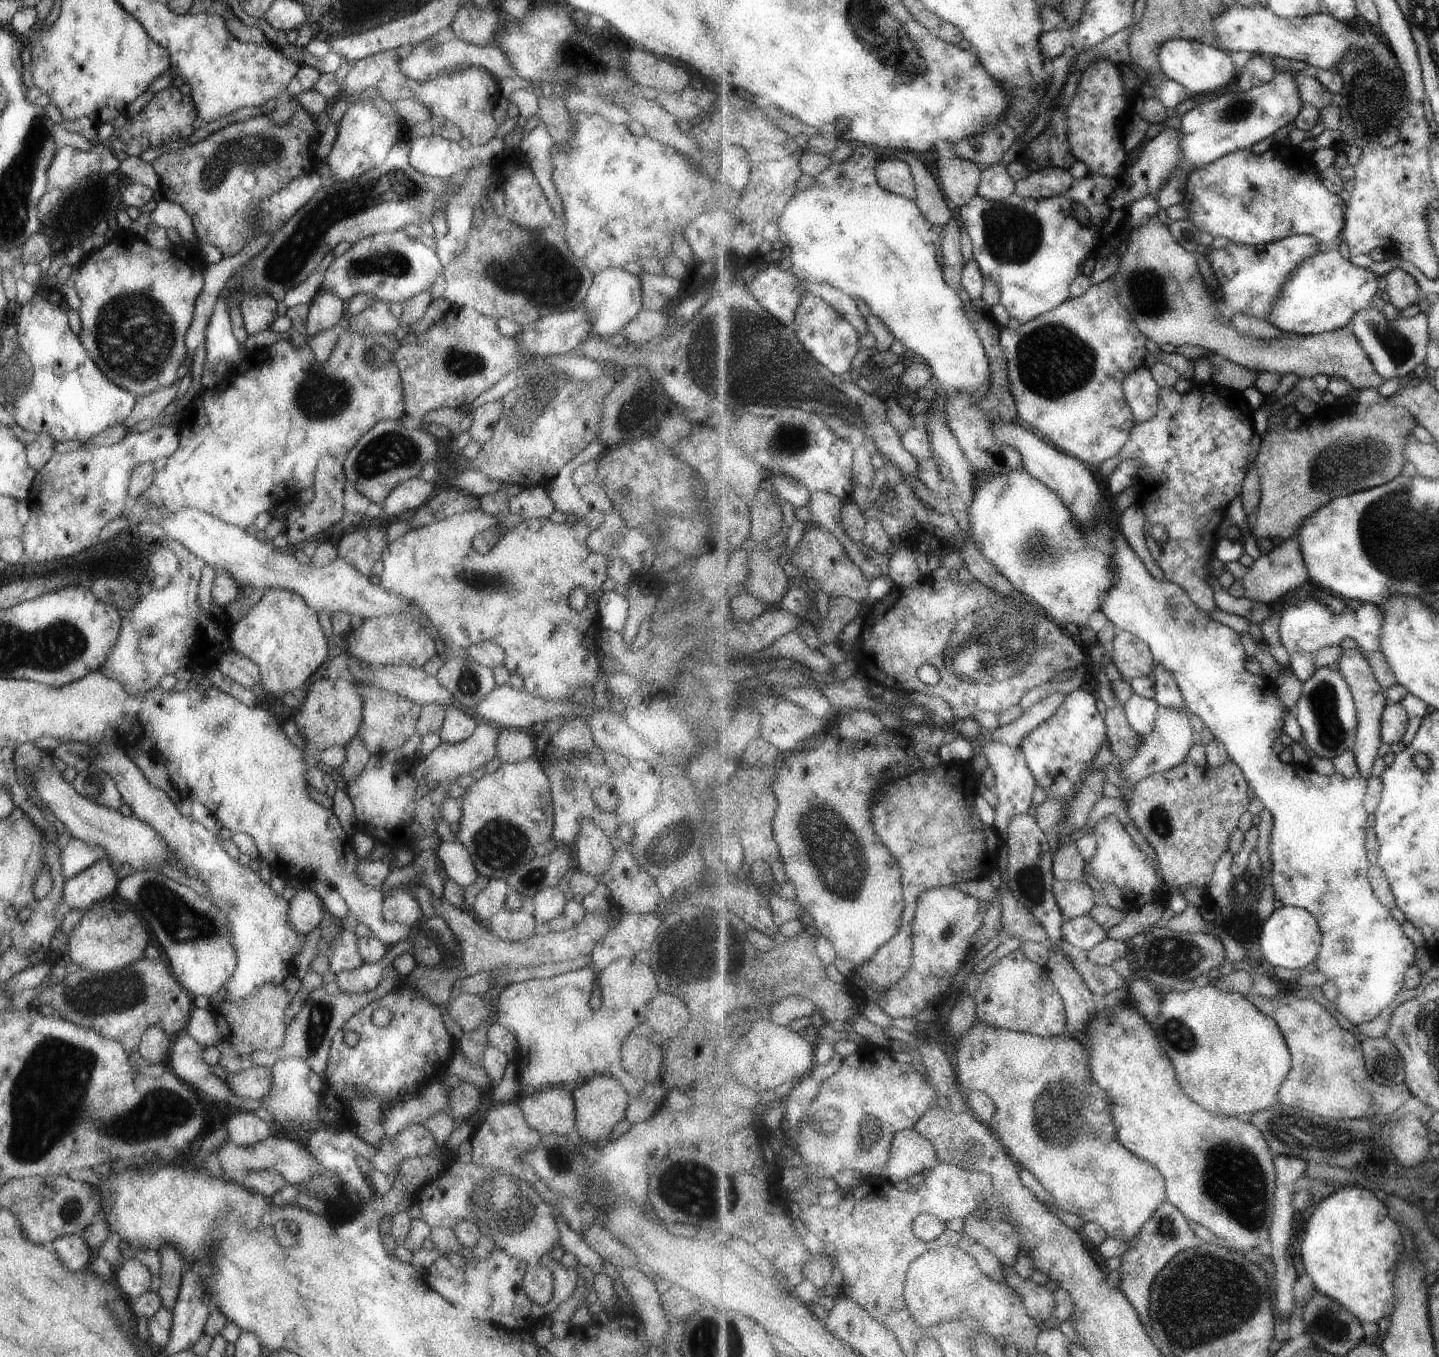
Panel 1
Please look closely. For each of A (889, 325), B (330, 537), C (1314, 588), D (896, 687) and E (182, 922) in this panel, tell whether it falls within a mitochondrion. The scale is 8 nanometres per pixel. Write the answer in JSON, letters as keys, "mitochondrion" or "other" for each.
{"A":"other","B":"other","C":"other","D":"other","E":"mitochondrion"}

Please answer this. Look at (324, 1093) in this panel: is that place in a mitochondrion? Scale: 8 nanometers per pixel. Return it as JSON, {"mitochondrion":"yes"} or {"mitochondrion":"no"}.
{"mitochondrion":"no"}

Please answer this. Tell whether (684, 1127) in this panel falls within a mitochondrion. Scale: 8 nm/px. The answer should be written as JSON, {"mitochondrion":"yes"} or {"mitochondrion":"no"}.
{"mitochondrion":"no"}

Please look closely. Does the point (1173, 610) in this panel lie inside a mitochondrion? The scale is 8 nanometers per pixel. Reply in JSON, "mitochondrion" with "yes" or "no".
{"mitochondrion":"yes"}

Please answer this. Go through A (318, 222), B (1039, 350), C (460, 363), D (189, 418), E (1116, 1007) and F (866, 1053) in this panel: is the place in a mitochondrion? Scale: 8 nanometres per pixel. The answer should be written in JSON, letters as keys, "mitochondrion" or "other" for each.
{"A":"mitochondrion","B":"mitochondrion","C":"mitochondrion","D":"other","E":"other","F":"other"}

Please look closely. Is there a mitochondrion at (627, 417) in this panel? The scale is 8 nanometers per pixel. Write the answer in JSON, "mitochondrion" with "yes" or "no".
{"mitochondrion":"yes"}

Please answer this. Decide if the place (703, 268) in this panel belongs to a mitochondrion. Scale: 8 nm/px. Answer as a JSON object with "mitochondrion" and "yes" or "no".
{"mitochondrion":"no"}

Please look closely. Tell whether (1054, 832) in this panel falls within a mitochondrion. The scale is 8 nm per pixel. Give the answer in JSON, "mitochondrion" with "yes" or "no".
{"mitochondrion":"no"}

